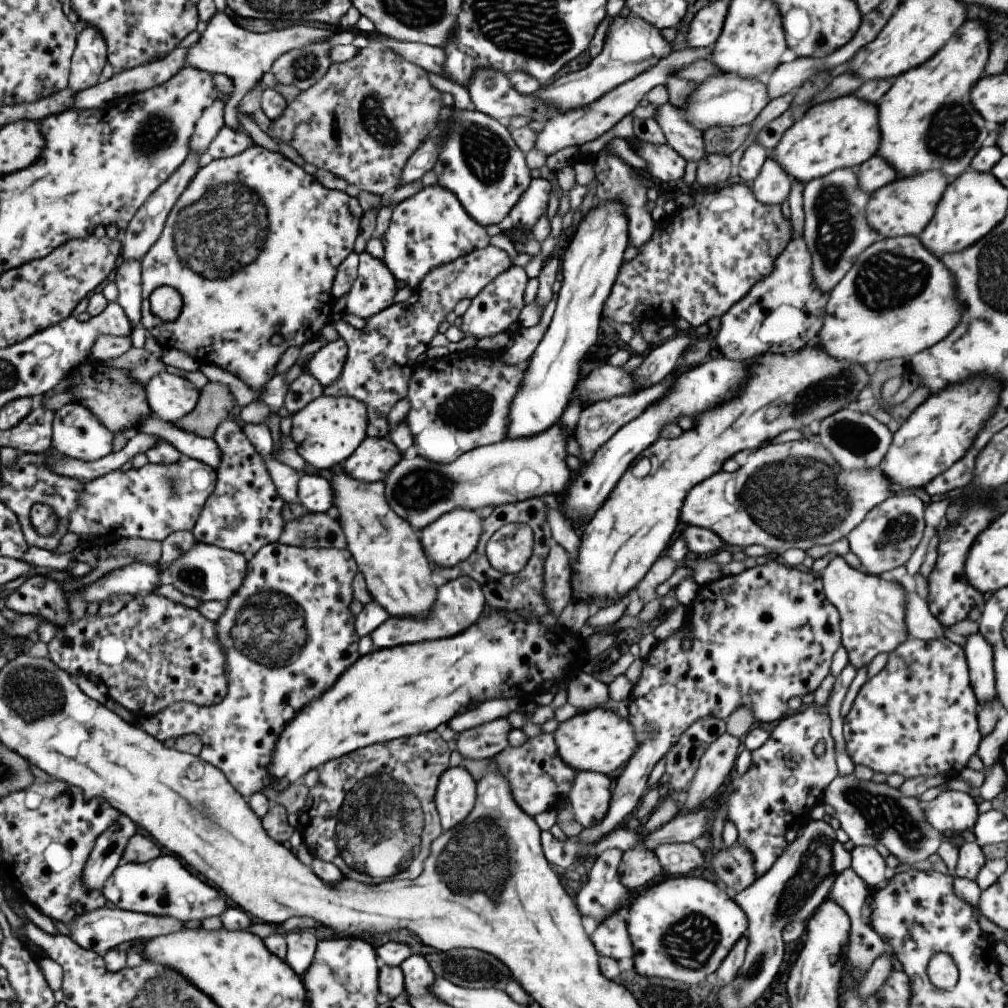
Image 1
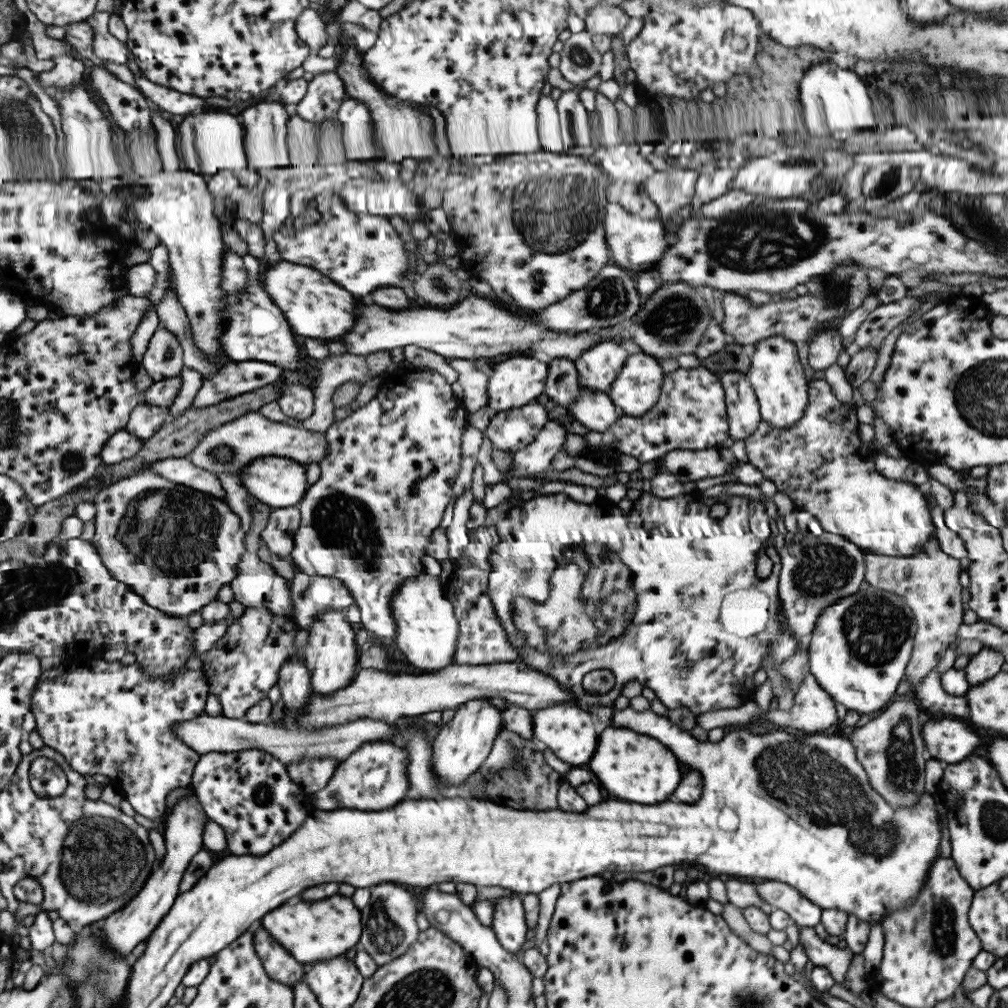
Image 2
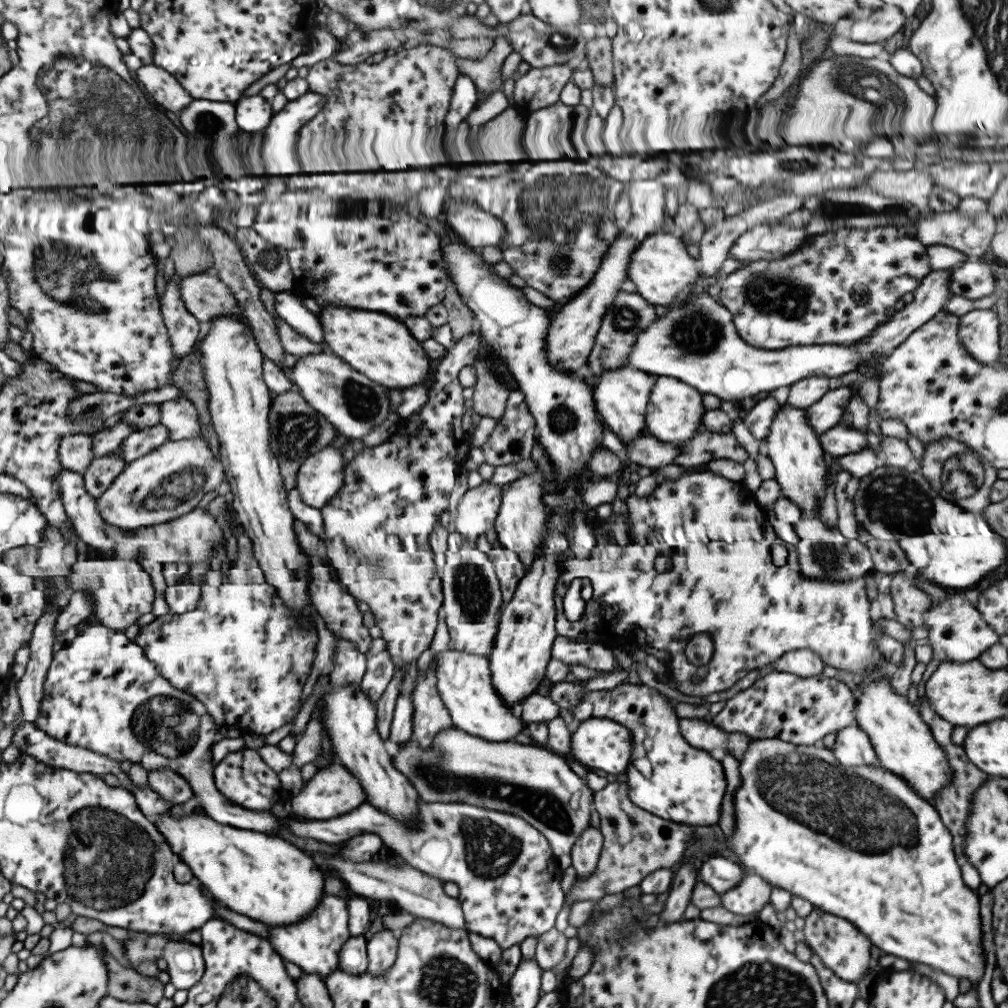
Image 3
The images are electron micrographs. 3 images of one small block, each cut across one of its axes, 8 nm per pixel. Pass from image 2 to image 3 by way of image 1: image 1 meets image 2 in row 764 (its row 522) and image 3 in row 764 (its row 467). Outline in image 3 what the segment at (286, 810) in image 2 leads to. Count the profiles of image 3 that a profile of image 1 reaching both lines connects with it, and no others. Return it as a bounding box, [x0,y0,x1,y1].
[212,748,290,811]

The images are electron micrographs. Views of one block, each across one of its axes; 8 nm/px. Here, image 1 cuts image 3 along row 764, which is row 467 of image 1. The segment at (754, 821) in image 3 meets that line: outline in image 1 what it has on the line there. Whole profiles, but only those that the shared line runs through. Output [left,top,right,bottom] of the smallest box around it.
[679,439,891,558]

